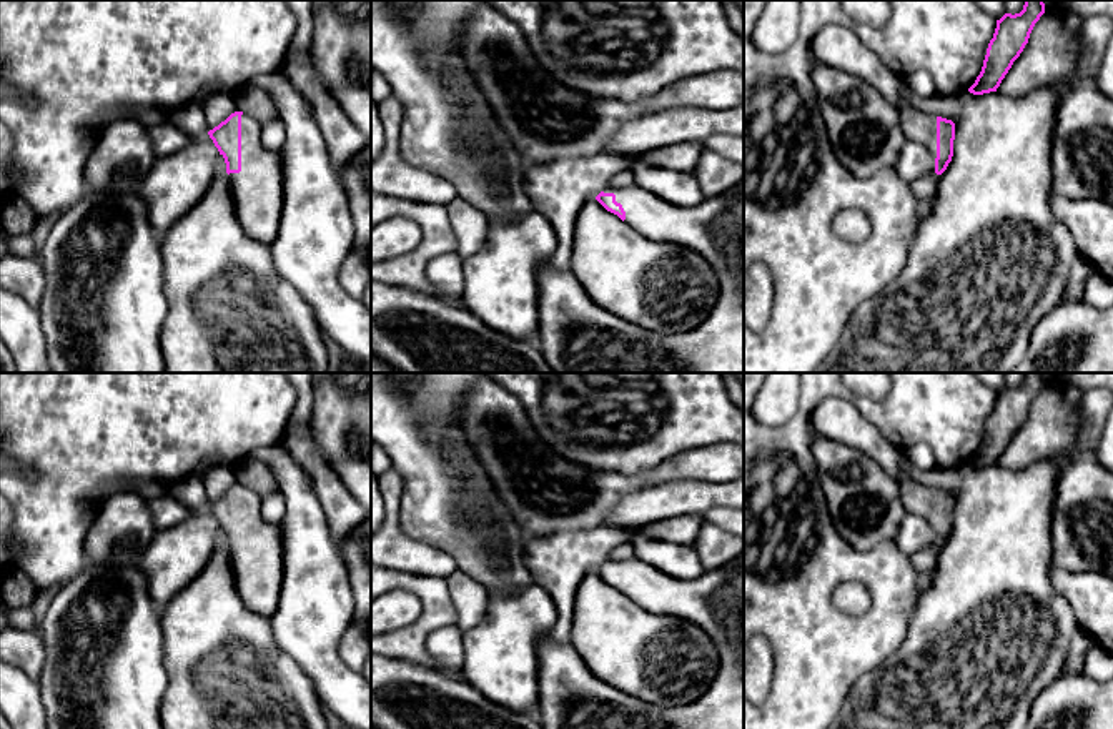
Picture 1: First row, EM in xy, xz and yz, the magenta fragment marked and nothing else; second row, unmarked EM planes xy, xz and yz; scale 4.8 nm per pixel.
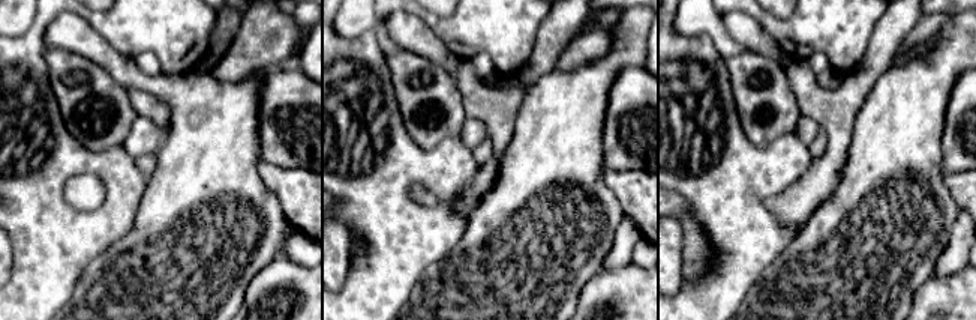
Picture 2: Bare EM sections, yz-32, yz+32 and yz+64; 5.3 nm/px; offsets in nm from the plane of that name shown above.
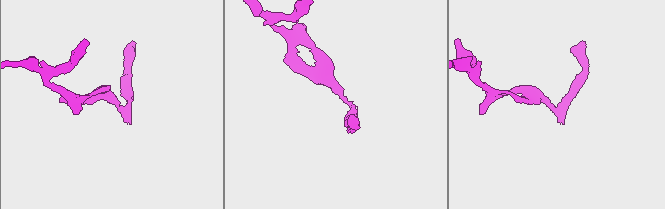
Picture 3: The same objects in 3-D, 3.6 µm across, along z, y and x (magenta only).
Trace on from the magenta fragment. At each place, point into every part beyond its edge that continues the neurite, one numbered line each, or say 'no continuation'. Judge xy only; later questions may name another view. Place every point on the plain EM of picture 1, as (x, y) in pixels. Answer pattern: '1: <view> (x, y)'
1: xy (257, 563)

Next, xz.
1: xz (569, 696)

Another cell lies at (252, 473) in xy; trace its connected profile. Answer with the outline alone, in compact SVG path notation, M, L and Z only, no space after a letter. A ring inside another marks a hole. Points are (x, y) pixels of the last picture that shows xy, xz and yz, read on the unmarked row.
M246 456L235 466L213 466L203 476L208 504L225 494L231 486L243 484L261 498L278 491L273 468L263 461Z

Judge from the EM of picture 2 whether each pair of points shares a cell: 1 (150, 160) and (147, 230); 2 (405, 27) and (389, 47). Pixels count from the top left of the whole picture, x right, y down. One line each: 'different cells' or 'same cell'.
1: different cells
2: different cells

